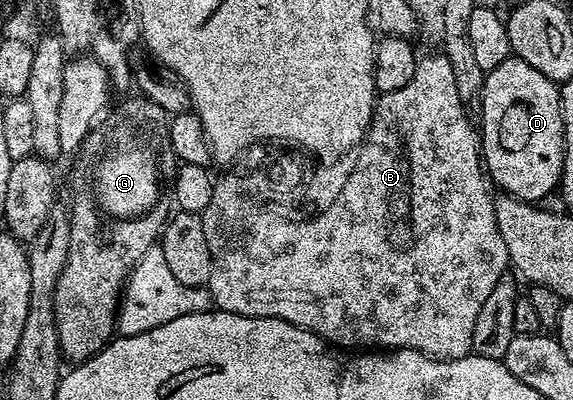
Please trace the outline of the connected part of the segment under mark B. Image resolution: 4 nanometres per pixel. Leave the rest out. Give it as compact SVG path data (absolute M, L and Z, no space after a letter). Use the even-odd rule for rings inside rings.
M443 53L427 55L424 59L422 56L416 62L413 81L409 81L409 85L378 96L371 128L367 130L368 145L363 151L364 160L355 171L354 178L347 183L341 205L331 207L327 214L304 221L283 219L275 223L267 215L251 215L251 211L247 211L247 207L235 199L235 183L215 179L213 201L209 201L207 208L201 212L205 241L209 241L209 253L213 261L206 285L211 293L212 304L221 311L254 319L280 319L304 327L306 331L319 335L339 349L413 349L430 359L460 359L472 354L471 342L473 327L477 325L477 313L481 313L485 297L493 293L493 285L497 285L497 281L508 274L509 260L505 241L501 241L501 229L497 229L495 201L492 192L487 192L489 179L481 158L481 135L467 114L468 108L457 93L456 78L453 77L452 66L446 56Z

